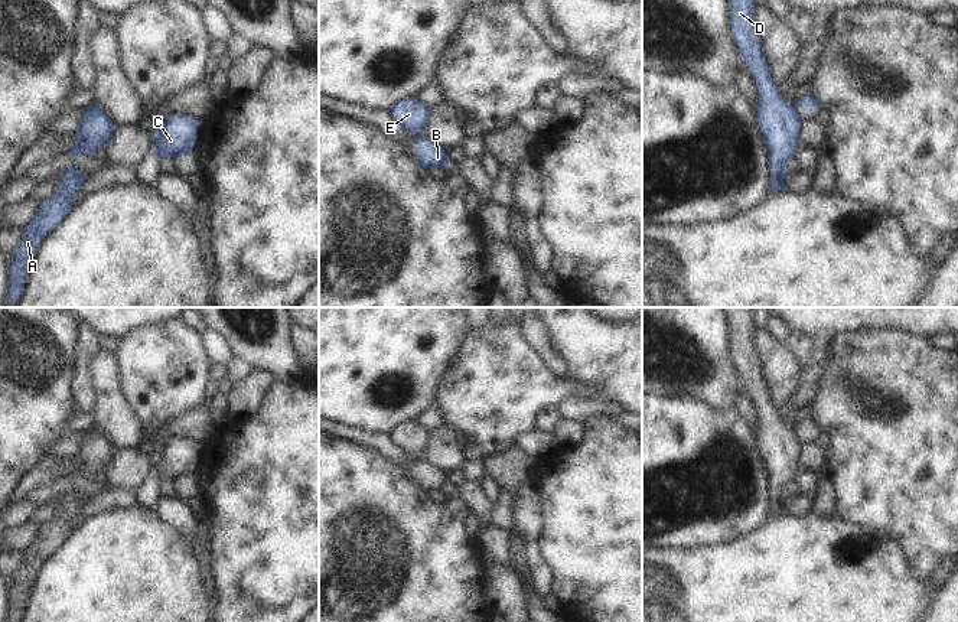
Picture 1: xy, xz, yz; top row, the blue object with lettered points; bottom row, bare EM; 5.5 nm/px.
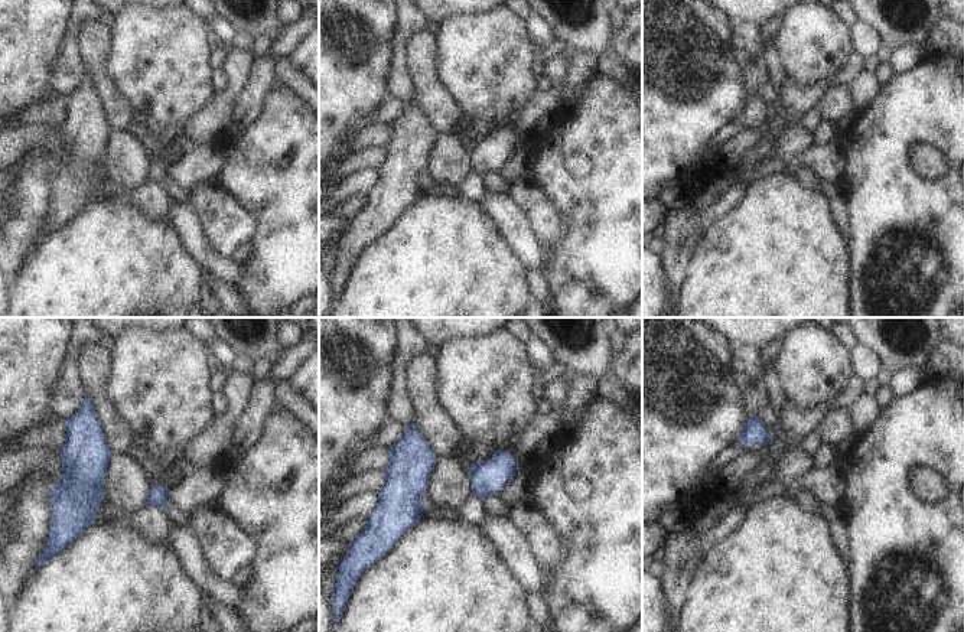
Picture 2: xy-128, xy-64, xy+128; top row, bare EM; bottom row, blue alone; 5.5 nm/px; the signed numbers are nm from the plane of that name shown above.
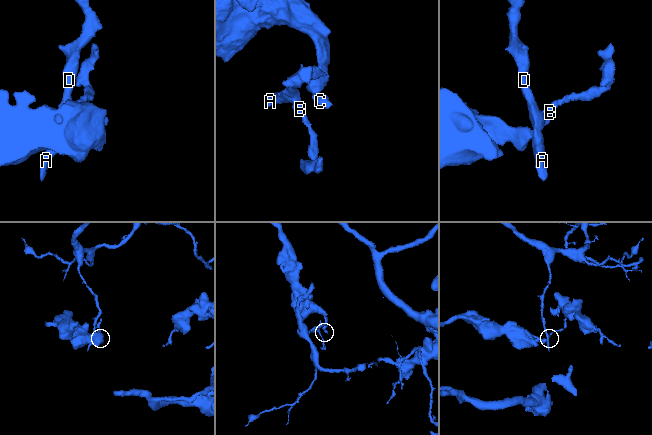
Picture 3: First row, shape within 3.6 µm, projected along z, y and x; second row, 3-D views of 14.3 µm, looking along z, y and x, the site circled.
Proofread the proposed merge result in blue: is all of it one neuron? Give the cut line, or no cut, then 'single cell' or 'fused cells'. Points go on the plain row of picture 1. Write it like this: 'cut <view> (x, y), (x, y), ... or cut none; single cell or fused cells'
cut yz (792, 427), (797, 437); fused cells

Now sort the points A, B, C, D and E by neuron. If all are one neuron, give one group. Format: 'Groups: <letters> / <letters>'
Groups: A C D E / B.

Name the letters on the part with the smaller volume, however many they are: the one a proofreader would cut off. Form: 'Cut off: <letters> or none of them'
Cut off: B.

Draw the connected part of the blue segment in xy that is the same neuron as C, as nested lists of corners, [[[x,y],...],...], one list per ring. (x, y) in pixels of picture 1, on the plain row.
[[[176,437],[160,446],[153,455],[151,472],[159,481],[180,482],[193,473],[199,443],[186,437]]]

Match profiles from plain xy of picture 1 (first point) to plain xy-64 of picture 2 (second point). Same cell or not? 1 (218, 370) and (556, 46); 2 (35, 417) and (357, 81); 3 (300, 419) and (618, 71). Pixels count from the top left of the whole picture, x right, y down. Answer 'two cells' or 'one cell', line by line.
1: one cell
2: one cell
3: two cells

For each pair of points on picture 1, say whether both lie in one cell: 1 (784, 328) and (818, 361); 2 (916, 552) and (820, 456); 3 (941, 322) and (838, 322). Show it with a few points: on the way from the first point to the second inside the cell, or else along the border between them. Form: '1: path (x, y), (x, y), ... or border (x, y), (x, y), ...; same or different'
1: path (791, 336), (810, 352); same
2: border (828, 449), (828, 461), (825, 463); different
3: path (915, 322), (864, 322); same

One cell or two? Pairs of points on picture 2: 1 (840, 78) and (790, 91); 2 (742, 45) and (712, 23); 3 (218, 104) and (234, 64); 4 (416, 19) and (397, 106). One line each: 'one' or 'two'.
1: one
2: two
3: one
4: two

